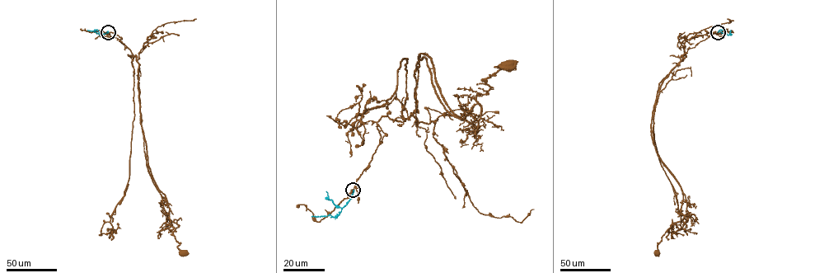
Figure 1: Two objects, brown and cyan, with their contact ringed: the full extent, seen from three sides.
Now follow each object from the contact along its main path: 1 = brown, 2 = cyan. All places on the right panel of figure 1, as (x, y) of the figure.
1: (718, 32), (681, 42), (684, 54), (657, 93), (652, 138), (681, 188), (684, 217), (667, 229), (657, 252)
2: (718, 32), (730, 35), (730, 30)

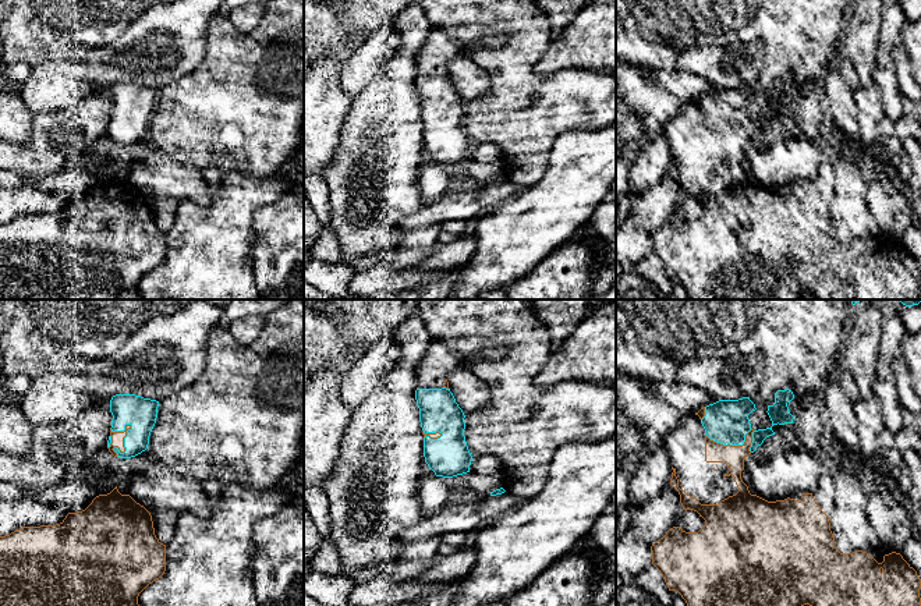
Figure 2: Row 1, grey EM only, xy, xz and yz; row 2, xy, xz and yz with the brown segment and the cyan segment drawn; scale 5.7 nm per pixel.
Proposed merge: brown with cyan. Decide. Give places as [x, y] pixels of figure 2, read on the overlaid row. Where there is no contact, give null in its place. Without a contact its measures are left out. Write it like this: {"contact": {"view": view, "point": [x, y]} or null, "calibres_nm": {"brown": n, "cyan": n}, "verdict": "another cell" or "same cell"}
{"contact": {"view": "xy", "point": [123, 442]}, "calibres_nm": {"brown": 80, "cyan": 180}, "verdict": "another cell"}

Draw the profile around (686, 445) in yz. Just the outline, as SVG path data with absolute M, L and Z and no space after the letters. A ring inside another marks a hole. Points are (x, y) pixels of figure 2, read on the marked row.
M743 397L706 405L702 419L687 414L663 443L680 489L701 504L718 504L738 492L734 476L726 475L726 464L705 461L705 437L723 446L743 446L751 430L748 415L755 410L750 397Z

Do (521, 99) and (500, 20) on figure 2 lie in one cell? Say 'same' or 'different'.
same

